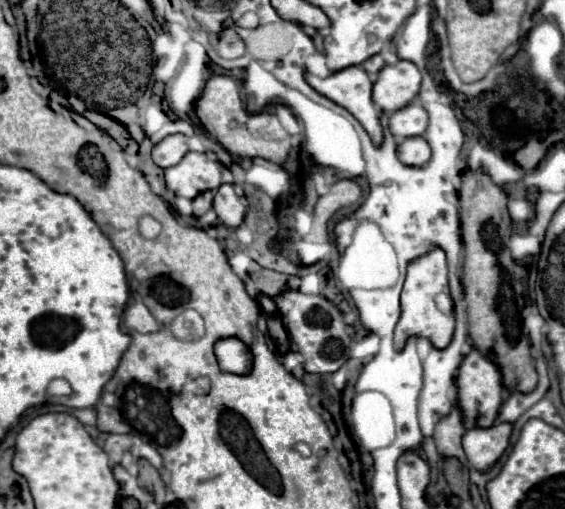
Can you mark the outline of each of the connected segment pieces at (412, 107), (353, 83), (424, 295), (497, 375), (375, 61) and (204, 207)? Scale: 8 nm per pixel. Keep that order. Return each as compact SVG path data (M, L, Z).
M415 100L409 106L397 110L389 118L389 130L397 138L413 138L413 136L423 136L427 130L429 116L425 108Z
M349 66L345 70L331 74L329 78L315 78L313 74L307 74L307 82L319 94L351 112L359 120L359 124L367 130L373 144L381 146L383 128L371 100L373 82L361 66Z
M441 248L429 250L429 254L423 254L421 258L415 258L407 266L407 278L401 290L401 318L395 326L395 346L397 350L403 348L405 340L409 336L425 336L431 340L435 348L445 348L451 342L453 328L455 328L455 316L443 314L435 306L435 296L439 292L449 292L447 284L447 260L445 252Z
M473 348L465 360L459 366L457 374L457 396L459 396L459 406L467 420L475 426L491 426L497 418L499 406L503 402L503 382L501 382L501 370L495 362L491 362L485 354L481 354L477 348Z
M375 54L375 56L371 56L369 60L363 62L363 68L365 68L371 76L375 76L383 66L385 66L385 60L383 60L379 54Z
M213 192L199 194L199 196L193 200L193 214L199 218L199 216L203 216L205 212L209 212L211 206L213 206Z

